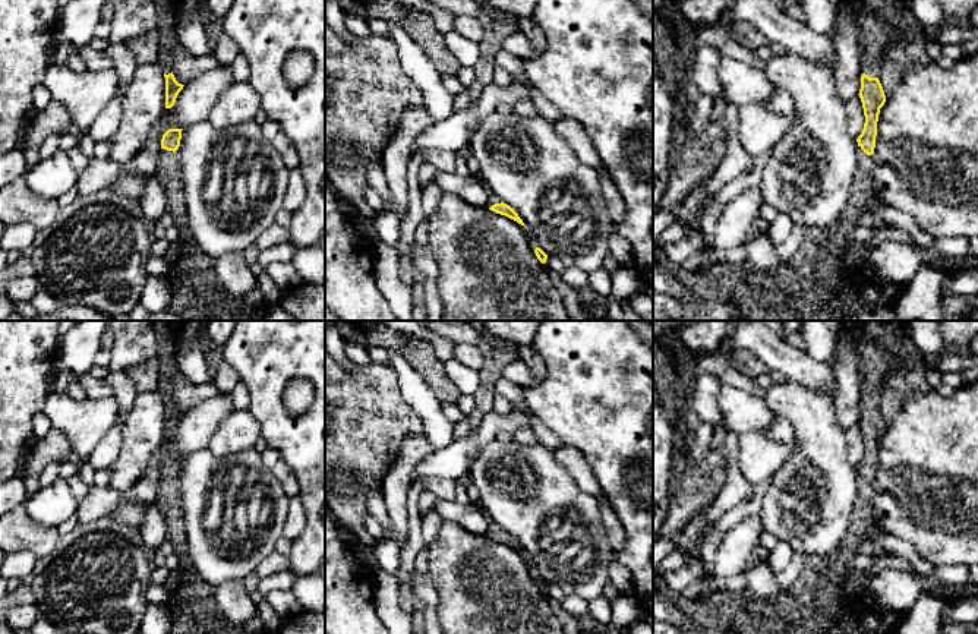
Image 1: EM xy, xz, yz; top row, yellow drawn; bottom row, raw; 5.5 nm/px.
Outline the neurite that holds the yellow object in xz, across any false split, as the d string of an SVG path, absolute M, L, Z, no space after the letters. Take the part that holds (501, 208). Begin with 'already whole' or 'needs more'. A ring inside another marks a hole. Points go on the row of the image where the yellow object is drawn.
needs more; M488 189L489 198L488 198L488 208L496 214L505 215L518 224L524 225L523 220L518 217L518 214L511 208L509 205L504 204L496 195L493 195Z

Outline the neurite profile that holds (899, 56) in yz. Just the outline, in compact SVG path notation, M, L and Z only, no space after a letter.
M897 40L887 44L883 50L878 81L886 98L893 92L895 85L915 64L930 64L931 60L921 40Z

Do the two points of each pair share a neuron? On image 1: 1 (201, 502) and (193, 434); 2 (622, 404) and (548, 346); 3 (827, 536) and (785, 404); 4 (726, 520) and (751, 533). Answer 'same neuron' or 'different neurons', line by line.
1: different neurons
2: same neuron
3: same neuron
4: different neurons

